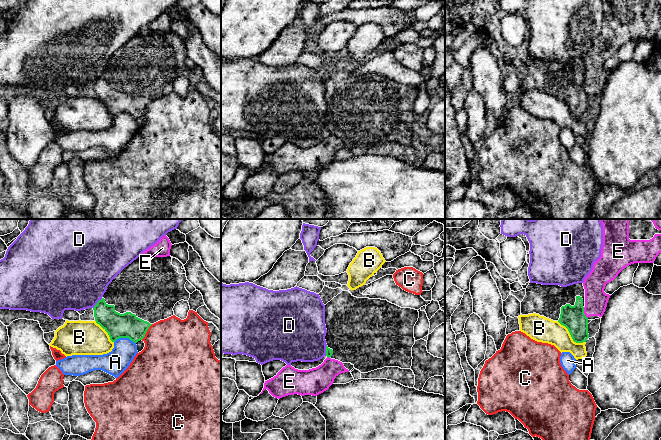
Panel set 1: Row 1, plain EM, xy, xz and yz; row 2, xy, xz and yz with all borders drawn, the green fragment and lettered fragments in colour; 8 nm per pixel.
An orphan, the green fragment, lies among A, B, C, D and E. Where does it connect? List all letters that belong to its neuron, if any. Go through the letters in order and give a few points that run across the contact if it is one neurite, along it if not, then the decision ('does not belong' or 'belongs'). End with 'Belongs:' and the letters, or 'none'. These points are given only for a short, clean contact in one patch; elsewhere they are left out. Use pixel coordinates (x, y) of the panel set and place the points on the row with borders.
A: line xy (114, 341), (119, 338), (129, 338), (135, 343); does not belong
B: line yz (557, 321), (567, 329), (574, 341), (585, 342); does not belong
C: does not belong
D: line xy (102, 298), (93, 308); does not belong
E: line yz (583, 307), (583, 313), (587, 318); does not belong
Belongs: none

